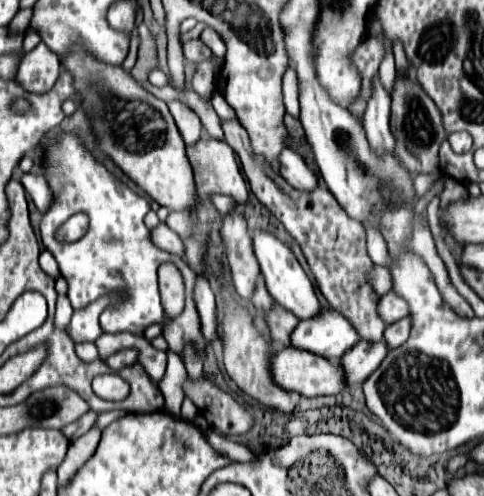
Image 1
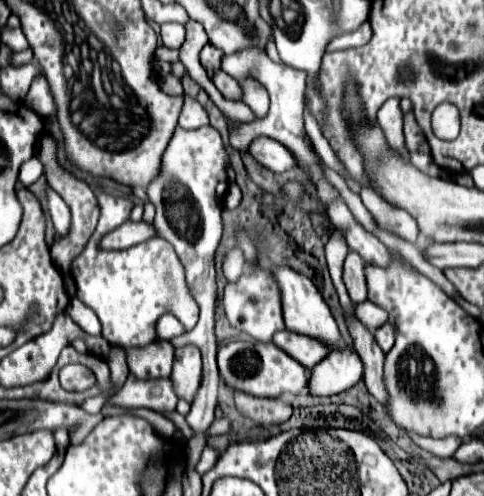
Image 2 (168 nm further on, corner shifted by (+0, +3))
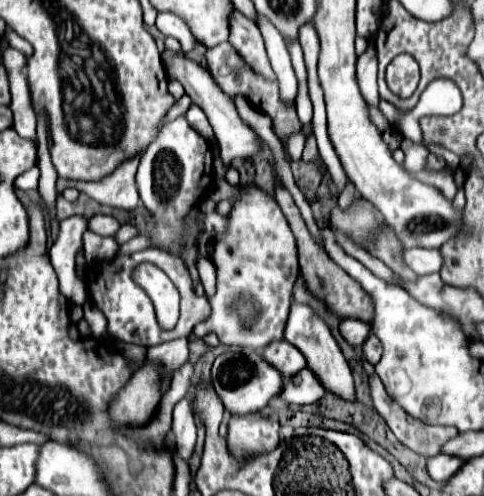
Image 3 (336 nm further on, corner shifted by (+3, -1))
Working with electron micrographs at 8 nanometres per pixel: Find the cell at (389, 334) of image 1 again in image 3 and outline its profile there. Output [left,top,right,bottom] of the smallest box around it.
[363,334,383,366]

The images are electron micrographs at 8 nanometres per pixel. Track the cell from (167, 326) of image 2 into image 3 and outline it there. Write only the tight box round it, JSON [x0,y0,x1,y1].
[193,180,299,350]

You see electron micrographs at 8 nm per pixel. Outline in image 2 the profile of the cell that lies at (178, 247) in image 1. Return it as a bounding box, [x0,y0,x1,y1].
[102,222,154,250]

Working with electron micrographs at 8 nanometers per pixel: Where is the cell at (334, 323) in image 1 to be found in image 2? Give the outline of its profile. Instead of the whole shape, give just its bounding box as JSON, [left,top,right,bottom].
[272,330,330,368]

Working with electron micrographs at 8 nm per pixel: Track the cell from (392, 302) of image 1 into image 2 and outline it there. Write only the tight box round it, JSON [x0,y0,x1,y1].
[356,300,388,330]

